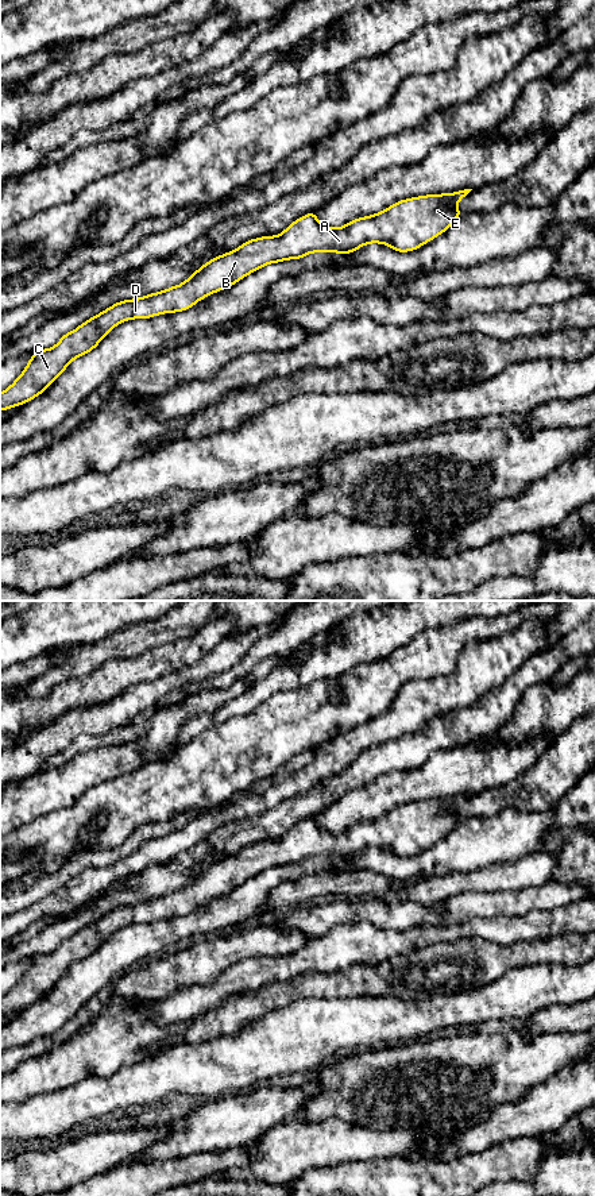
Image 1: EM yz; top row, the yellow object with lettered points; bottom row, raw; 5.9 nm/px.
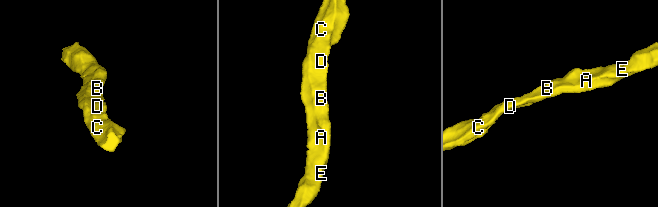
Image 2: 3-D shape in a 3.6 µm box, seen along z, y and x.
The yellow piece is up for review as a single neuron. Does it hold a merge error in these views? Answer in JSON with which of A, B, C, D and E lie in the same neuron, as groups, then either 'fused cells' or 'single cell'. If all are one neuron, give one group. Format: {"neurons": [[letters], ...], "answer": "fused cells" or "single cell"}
{"neurons": [["A", "B", "C", "D", "E"]], "answer": "single cell"}

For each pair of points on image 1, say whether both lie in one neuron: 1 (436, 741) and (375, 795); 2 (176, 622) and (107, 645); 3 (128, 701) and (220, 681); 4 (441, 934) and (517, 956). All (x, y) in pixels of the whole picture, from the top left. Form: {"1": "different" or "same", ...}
{"1": "different", "2": "same", "3": "different", "4": "different"}

